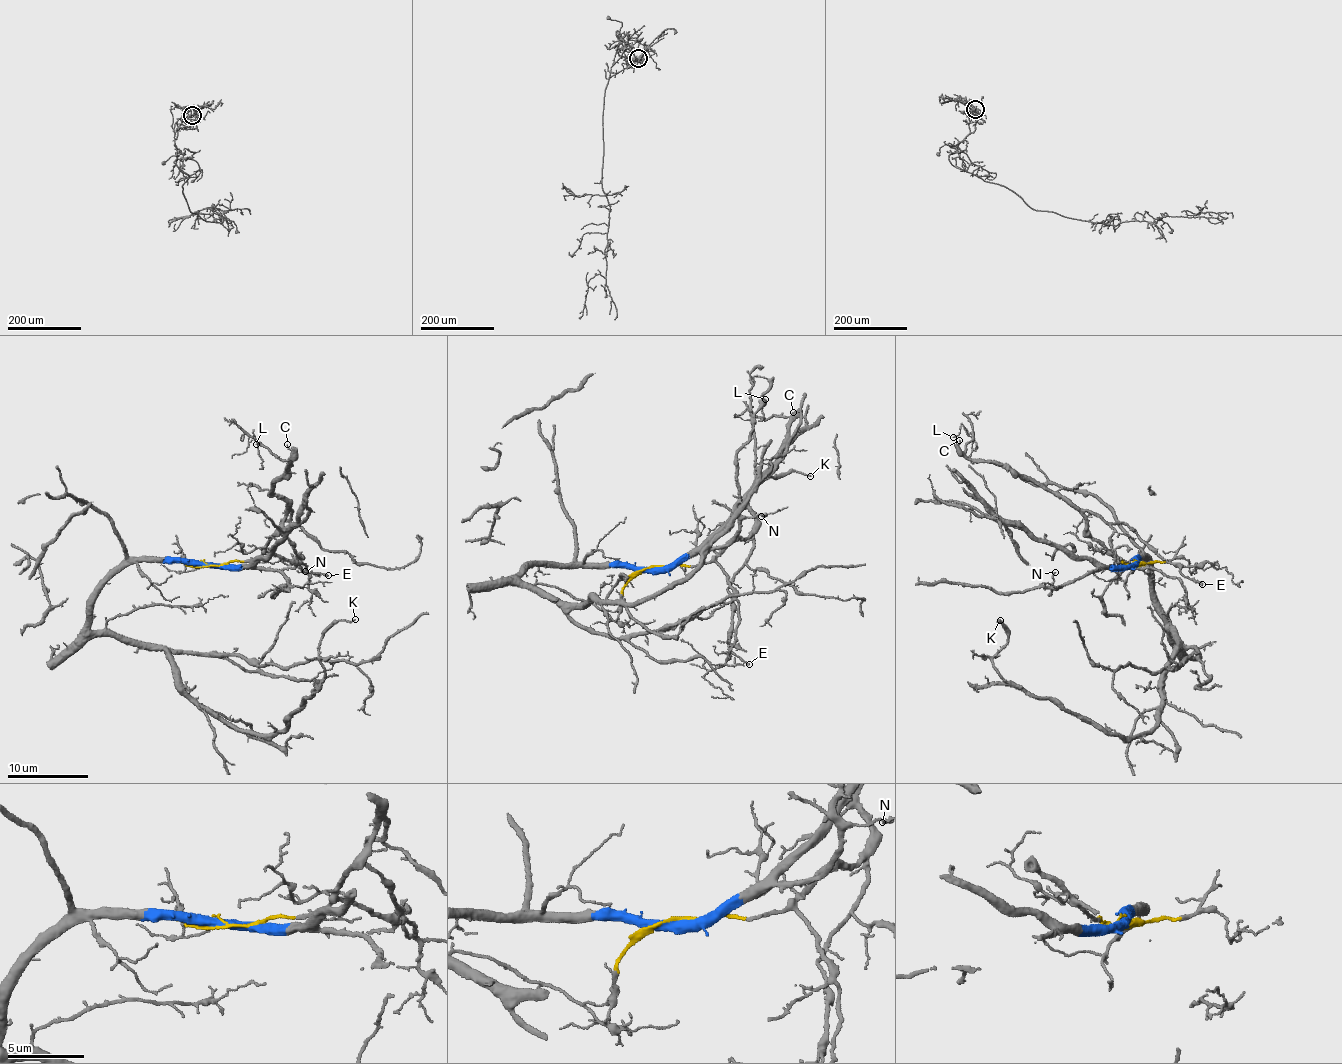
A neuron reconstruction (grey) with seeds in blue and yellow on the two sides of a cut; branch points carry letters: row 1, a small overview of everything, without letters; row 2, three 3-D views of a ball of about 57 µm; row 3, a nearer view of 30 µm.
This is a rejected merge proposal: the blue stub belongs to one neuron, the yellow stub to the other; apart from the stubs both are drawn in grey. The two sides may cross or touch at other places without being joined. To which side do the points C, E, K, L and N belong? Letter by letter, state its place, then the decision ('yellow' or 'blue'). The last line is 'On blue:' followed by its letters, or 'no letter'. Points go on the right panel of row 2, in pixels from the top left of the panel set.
C: at (959, 440); yellow
E: at (1202, 584); yellow
K: at (1000, 620); blue
L: at (953, 437); yellow
N: at (1055, 572); blue
On blue: K, N

